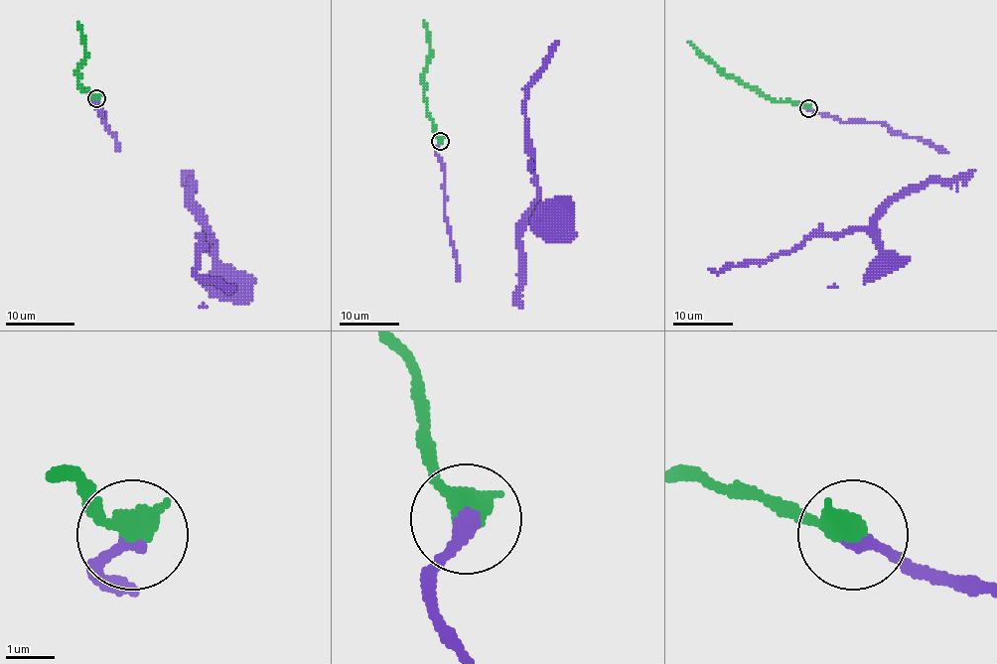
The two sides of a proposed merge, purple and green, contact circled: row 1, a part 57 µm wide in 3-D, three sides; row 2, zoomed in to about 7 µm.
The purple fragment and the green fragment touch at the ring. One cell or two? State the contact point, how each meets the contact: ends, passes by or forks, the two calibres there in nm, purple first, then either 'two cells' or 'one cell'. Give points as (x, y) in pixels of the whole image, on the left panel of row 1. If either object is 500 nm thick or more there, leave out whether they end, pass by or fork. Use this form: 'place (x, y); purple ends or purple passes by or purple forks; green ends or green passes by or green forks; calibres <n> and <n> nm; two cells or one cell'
place (96, 98); calibres 300 and 550 nm; one cell

